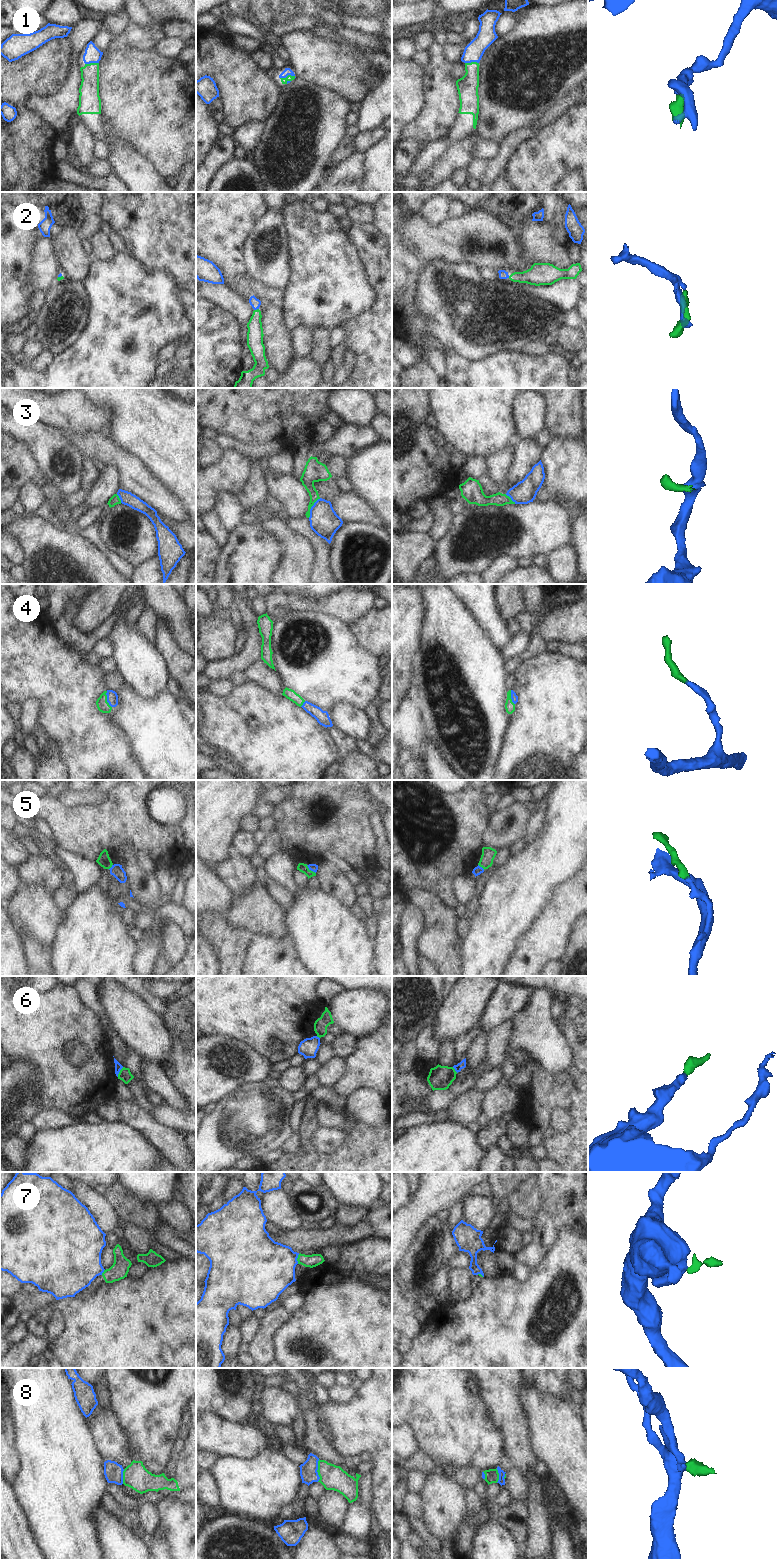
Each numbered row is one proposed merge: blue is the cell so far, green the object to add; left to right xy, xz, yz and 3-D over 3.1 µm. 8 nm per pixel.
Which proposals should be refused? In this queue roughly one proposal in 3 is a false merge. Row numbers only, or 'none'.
3, 6, 7, 8

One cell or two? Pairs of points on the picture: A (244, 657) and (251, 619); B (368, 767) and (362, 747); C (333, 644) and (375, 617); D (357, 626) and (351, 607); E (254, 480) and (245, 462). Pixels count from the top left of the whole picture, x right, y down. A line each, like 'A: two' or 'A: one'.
A: one
B: two
C: two
D: two
E: two

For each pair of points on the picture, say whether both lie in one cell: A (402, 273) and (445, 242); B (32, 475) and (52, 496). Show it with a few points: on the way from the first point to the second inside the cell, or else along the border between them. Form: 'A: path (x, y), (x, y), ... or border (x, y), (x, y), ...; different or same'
A: border (405, 241), (421, 261); different
B: path (38, 479), (49, 490); same

